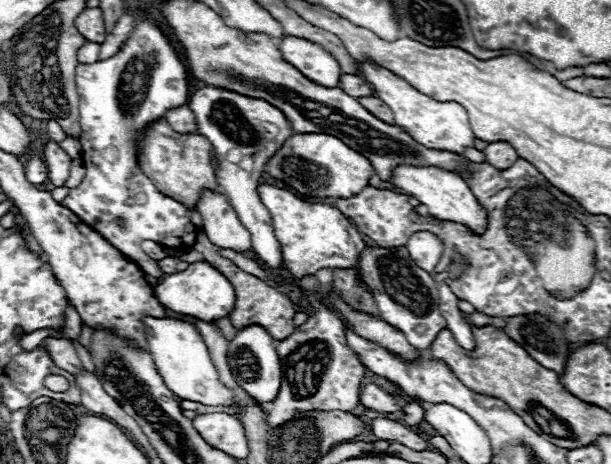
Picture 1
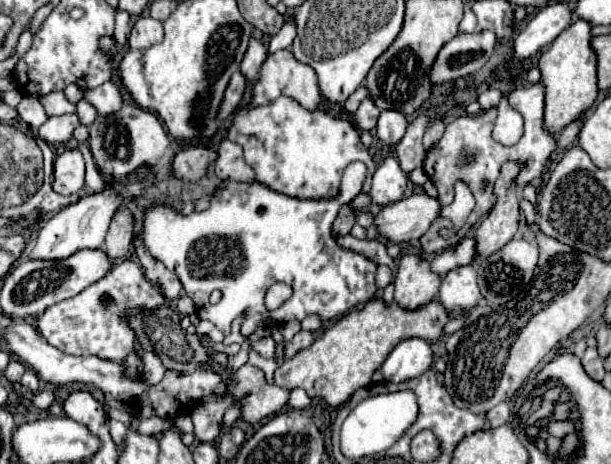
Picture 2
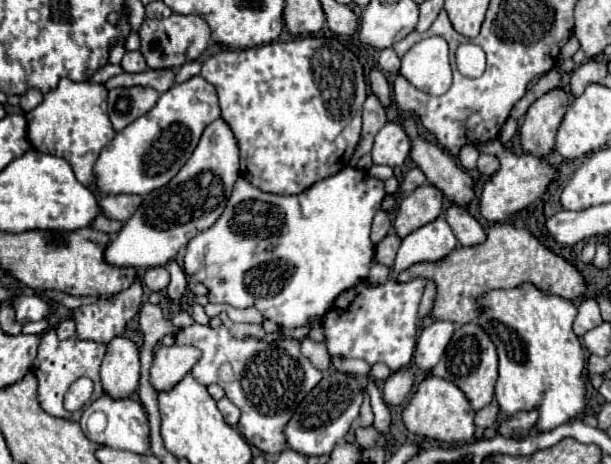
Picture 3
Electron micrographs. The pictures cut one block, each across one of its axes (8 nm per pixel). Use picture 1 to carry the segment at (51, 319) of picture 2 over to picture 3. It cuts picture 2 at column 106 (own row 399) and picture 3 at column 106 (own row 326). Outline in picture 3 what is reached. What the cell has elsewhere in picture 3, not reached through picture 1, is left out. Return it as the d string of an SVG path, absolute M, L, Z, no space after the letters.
M134 280L132 286L128 286L126 290L114 294L114 296L106 296L106 298L98 298L94 304L82 304L78 308L74 308L70 312L70 318L76 322L76 338L78 340L92 340L92 342L104 342L108 344L112 338L122 336L128 322L134 320L140 312L142 306L142 282Z

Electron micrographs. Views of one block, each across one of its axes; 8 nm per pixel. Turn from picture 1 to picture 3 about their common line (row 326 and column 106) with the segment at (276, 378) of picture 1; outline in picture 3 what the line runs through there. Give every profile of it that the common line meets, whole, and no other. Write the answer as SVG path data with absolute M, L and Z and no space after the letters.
M214 120L202 134L194 154L190 160L180 168L180 172L162 188L150 192L144 196L140 208L122 224L122 228L110 238L106 250L104 250L104 260L112 266L122 266L122 268L154 268L154 266L164 266L168 264L180 248L188 244L190 238L194 238L198 232L210 228L218 216L224 212L224 206L228 202L228 196L232 194L232 186L238 180L238 144L236 138L232 136L232 130L224 120Z

